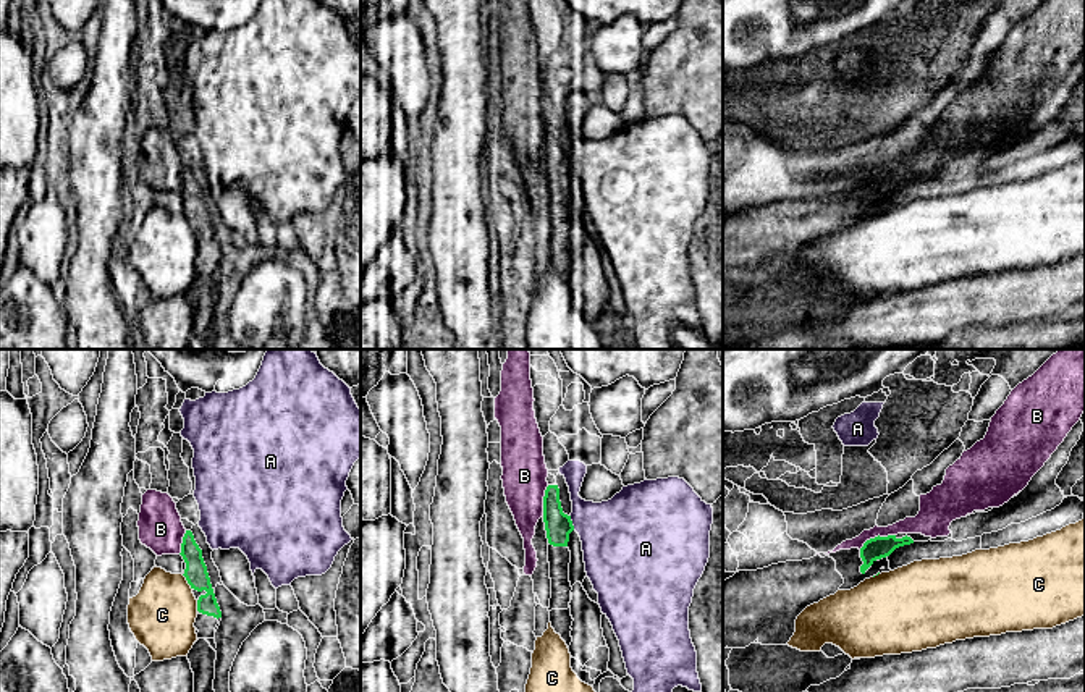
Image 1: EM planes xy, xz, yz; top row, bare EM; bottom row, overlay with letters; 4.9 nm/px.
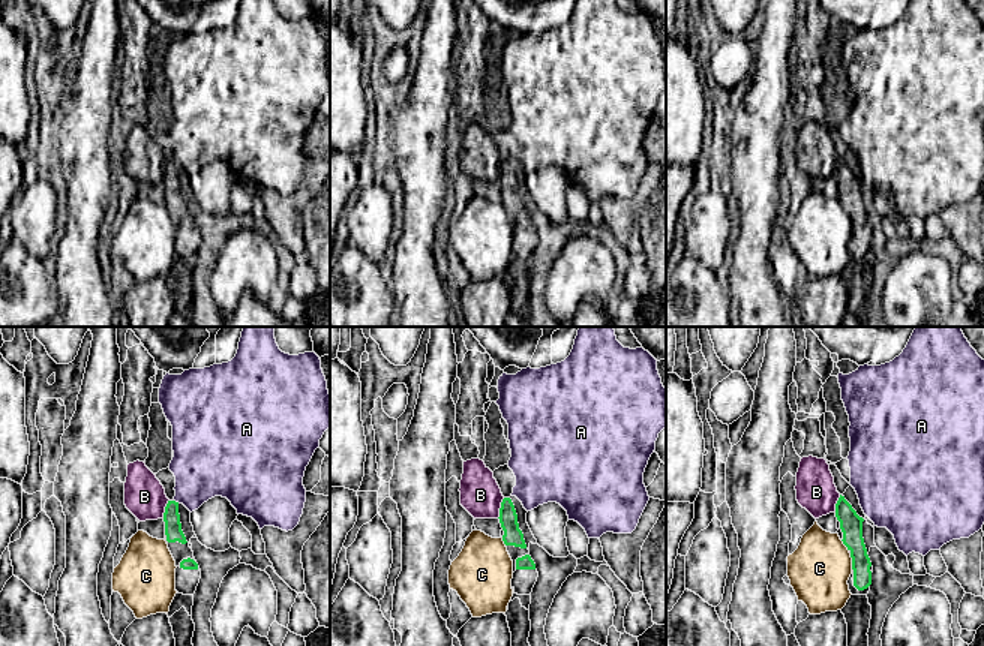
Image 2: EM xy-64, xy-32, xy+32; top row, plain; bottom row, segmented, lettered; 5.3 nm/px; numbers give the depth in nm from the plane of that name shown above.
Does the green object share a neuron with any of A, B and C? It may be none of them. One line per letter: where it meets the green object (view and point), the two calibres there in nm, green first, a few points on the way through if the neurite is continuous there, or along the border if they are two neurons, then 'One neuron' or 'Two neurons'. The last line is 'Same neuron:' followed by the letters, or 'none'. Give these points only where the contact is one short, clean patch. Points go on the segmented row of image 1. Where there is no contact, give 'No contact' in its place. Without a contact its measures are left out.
A: Touches green at xz (571, 523). Thickness 140 nm (green) against 380 nm. Boundary: xz (569, 516), (574, 529). Two neurons
B: Touches green at yz (878, 535). Thickness 110 nm (green) against 130 nm. Boundary: yz (895, 534), (870, 537), (859, 548). Two neurons
C: Touches green at xy (188, 582). Thickness 120 nm (green) against 320 nm. Two neurons
Same neuron: none

